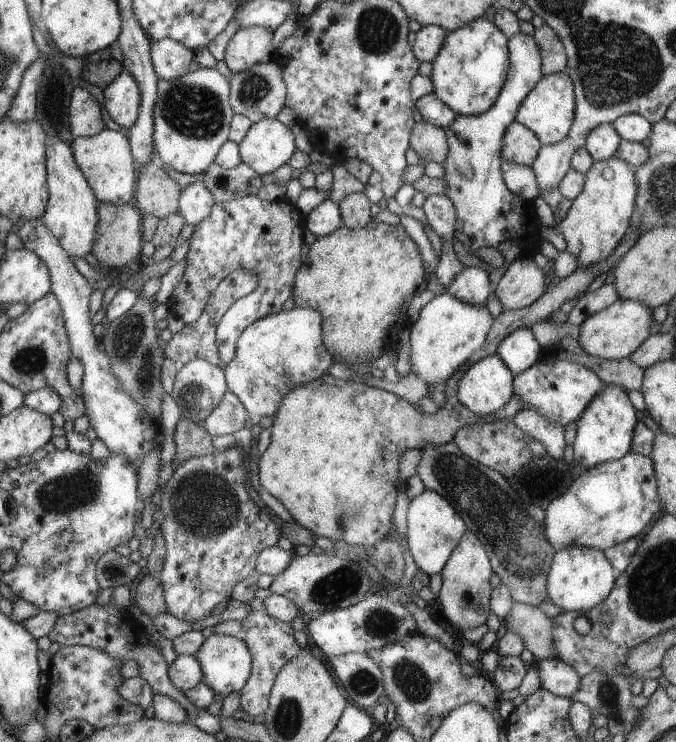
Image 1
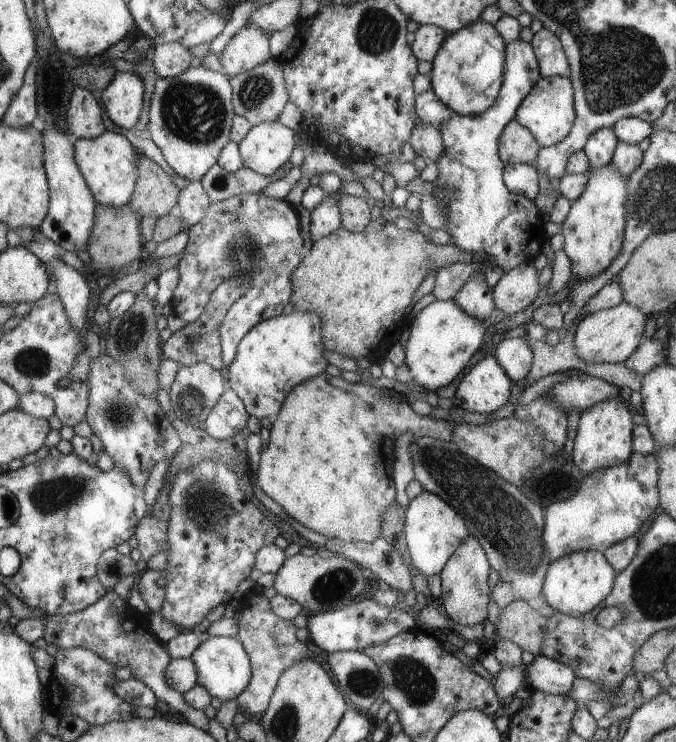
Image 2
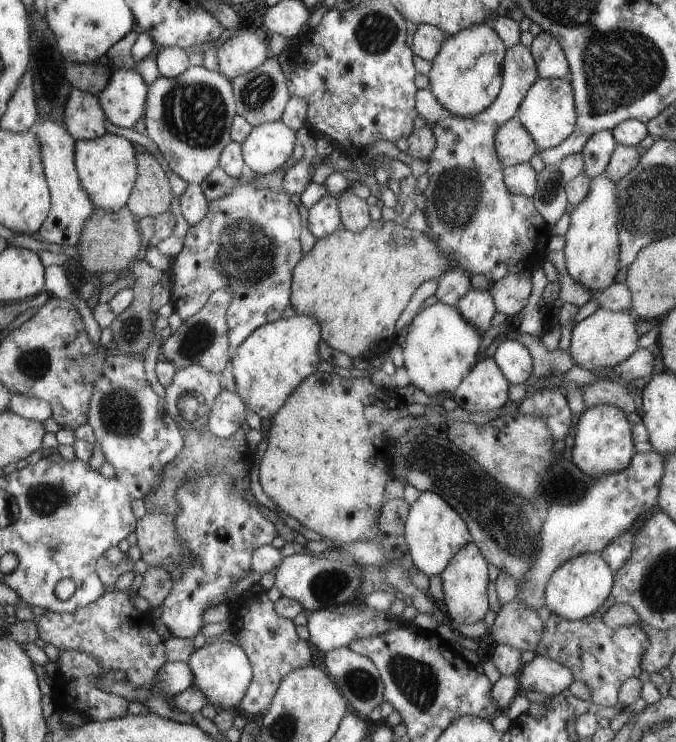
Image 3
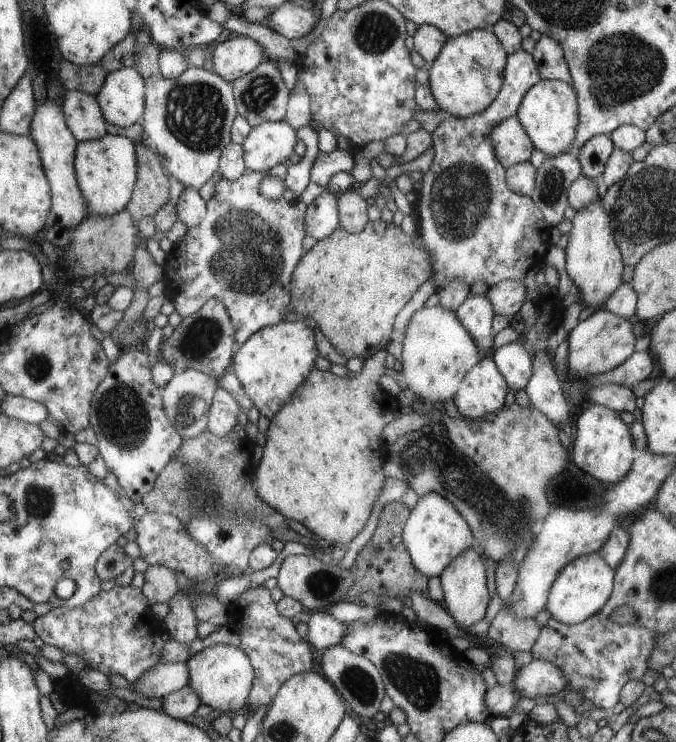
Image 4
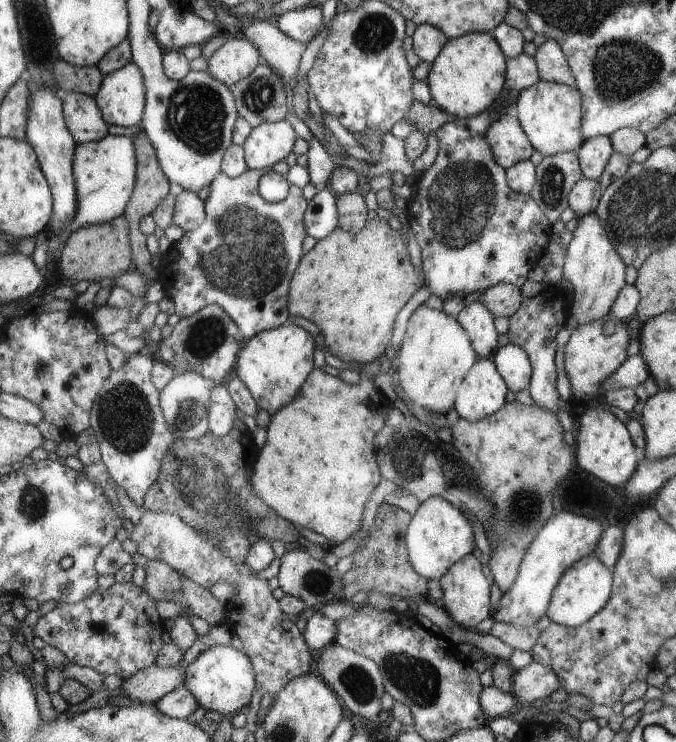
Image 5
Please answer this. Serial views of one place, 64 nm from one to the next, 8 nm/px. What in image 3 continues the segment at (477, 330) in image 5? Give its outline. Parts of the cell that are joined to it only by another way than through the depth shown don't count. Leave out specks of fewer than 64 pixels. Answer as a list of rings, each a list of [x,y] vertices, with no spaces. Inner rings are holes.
[[[475,290],[468,292],[456,303],[456,308],[465,319],[468,319],[483,334],[490,328],[491,320],[497,313],[494,299],[488,290]]]

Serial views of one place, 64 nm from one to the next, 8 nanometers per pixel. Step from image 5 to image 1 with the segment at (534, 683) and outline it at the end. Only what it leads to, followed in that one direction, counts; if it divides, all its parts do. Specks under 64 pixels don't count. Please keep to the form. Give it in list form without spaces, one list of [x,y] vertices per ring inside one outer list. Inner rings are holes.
[[[559,658],[536,661],[540,687],[559,697],[570,697],[580,686],[579,672],[573,665],[566,664]]]

